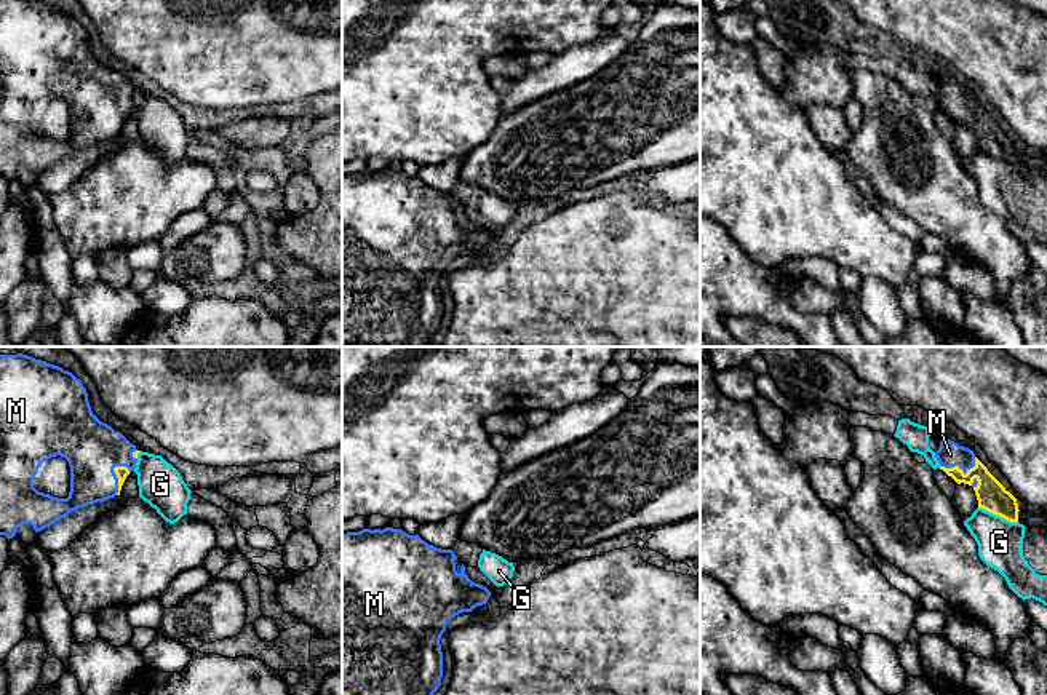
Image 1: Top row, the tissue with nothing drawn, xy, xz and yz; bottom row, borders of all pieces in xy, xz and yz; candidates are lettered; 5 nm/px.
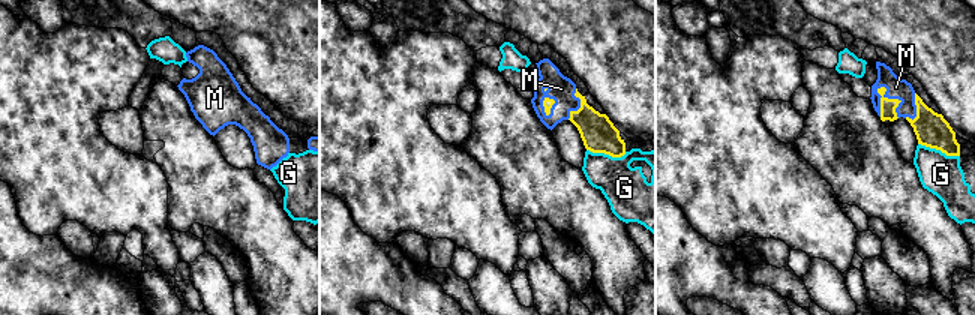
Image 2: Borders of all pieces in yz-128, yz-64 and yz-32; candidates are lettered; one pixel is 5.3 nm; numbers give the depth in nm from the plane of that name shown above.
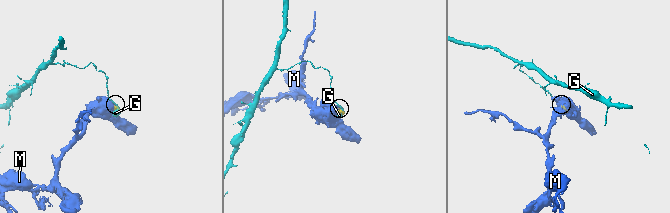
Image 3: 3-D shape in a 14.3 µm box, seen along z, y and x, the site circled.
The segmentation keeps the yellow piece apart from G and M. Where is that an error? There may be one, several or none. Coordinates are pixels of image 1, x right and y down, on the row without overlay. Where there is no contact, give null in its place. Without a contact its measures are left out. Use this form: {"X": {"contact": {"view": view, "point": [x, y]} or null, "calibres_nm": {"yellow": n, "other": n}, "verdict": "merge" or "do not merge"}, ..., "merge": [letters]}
{"G": {"contact": {"view": "yz", "point": [998, 157]}, "calibres_nm": {"yellow": 150, "other": 220}, "verdict": "do not merge"}, "M": {"contact": {"view": "yz", "point": [961, 112]}, "calibres_nm": {"yellow": 150, "other": 130}, "verdict": "merge"}, "merge": ["M"]}

